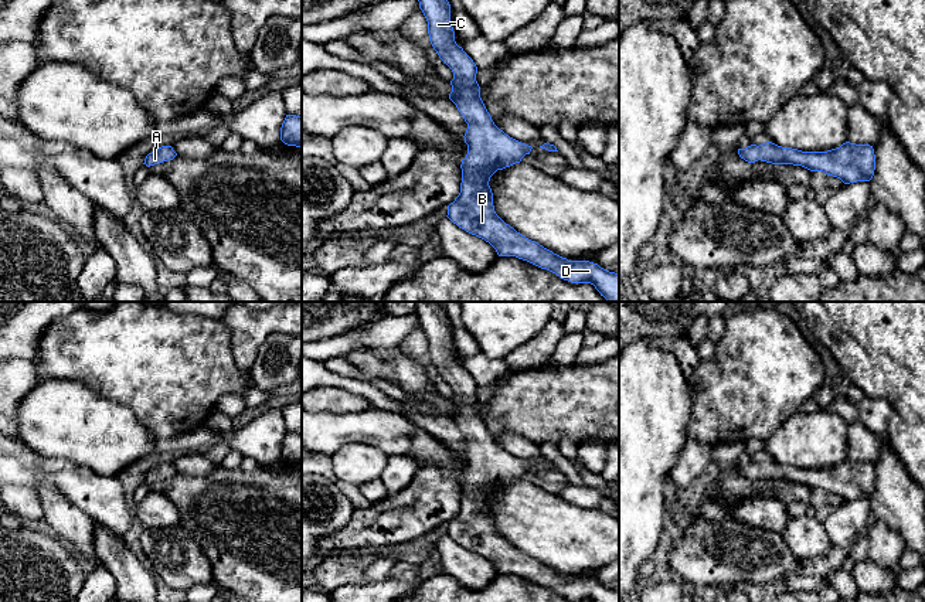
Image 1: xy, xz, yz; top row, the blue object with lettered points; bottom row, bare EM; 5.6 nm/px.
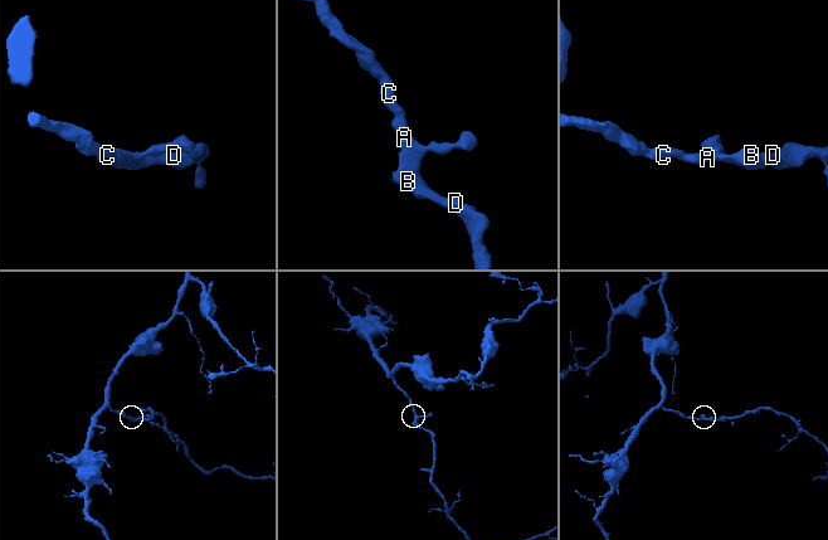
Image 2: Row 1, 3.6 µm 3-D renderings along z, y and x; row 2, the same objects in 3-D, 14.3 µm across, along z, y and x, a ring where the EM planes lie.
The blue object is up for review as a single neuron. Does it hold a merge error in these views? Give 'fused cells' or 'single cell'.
single cell

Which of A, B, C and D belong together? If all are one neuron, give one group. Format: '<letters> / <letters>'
A B C D

